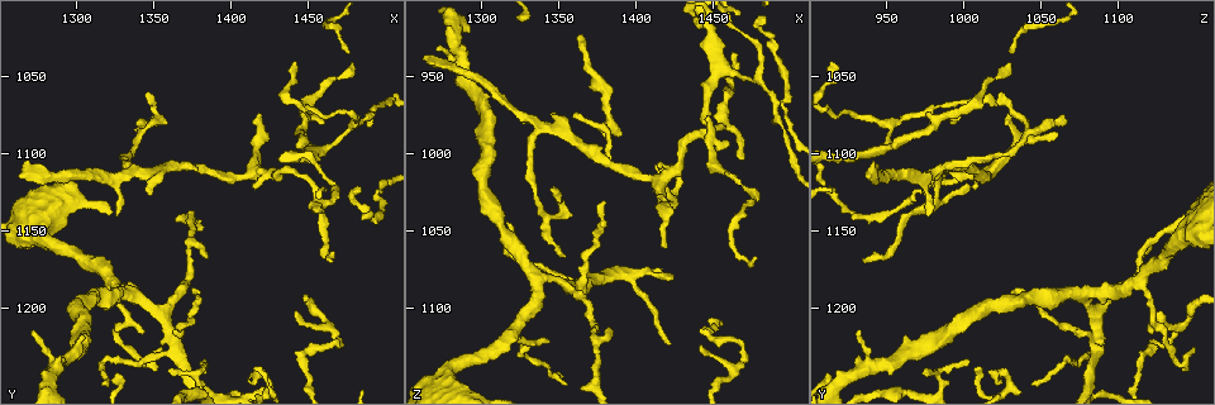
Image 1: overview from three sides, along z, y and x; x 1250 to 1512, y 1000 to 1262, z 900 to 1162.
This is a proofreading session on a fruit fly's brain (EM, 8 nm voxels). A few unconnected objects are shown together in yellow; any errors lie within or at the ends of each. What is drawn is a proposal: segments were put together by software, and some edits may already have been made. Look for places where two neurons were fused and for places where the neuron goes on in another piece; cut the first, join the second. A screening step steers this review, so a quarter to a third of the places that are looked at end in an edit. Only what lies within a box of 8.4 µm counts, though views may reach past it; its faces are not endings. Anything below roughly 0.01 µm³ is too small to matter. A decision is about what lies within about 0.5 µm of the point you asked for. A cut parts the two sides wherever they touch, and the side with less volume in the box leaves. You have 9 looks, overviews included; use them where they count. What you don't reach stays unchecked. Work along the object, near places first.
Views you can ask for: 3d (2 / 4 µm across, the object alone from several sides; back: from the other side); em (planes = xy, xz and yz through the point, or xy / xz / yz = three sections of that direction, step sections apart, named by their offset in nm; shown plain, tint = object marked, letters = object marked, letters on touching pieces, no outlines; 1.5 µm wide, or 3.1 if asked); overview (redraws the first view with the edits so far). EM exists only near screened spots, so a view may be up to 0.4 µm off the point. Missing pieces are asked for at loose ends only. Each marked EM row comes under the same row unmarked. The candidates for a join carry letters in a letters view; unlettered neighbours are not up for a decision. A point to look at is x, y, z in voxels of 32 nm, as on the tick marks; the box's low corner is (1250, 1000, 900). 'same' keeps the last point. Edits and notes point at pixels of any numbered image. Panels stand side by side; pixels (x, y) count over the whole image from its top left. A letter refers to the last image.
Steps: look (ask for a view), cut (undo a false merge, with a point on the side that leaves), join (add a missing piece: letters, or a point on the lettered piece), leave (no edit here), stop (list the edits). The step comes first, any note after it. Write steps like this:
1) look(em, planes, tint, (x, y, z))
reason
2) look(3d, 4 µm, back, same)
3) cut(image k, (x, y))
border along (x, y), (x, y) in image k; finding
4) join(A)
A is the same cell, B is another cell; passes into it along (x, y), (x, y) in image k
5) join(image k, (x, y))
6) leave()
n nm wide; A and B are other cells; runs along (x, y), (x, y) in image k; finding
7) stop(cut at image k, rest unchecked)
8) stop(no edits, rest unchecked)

look(em, xy, step 8, letters, (1466, 1052, 1020))
branch stops here

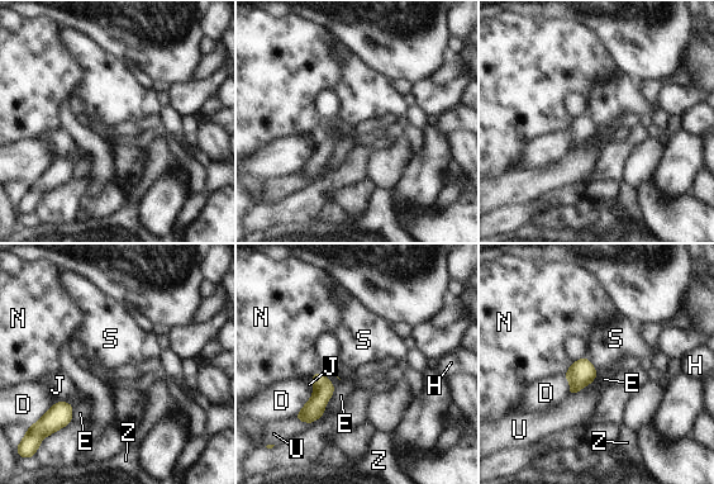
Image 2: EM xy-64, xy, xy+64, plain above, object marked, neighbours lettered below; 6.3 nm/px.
leave()
D, E, H, J, N, S, U and Z are other cells; border along (313, 392), (312, 397), (295, 414) in image 2; no lettered piece goes on from it

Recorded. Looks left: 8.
look(em, xy, step 8, letters, (1470, 1120, 1002))
thin end

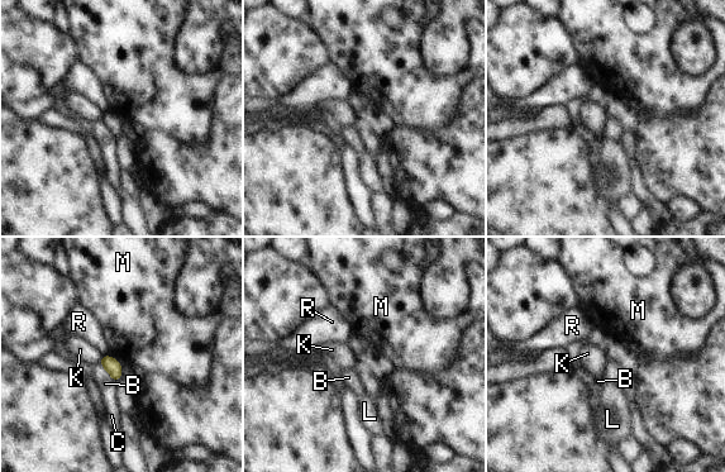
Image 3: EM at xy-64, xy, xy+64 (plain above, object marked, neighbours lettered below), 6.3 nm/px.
leave()
B, C, K, L, M and R are other cells; border along (106, 353), (120, 362) in image 3; no lettered piece goes on from it

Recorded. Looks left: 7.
look(em, planes, letters, (1480, 1082, 952))
three arms meet

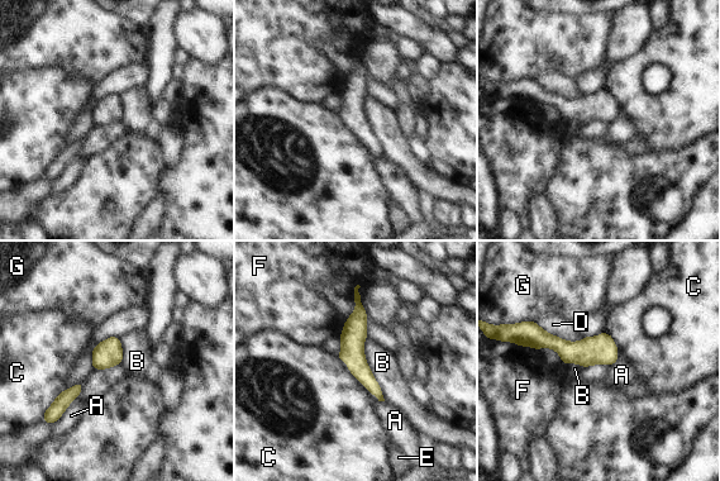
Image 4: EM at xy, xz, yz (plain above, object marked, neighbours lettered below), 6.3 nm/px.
leave()
A, B, C, D, E, F and G are other cells; runs along (356, 294), (356, 362), (377, 393) in image 4; continuous, no second neuron

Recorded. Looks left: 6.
look(em, yz, step 4, tint, (1418, 1074, 1030))
tapers out

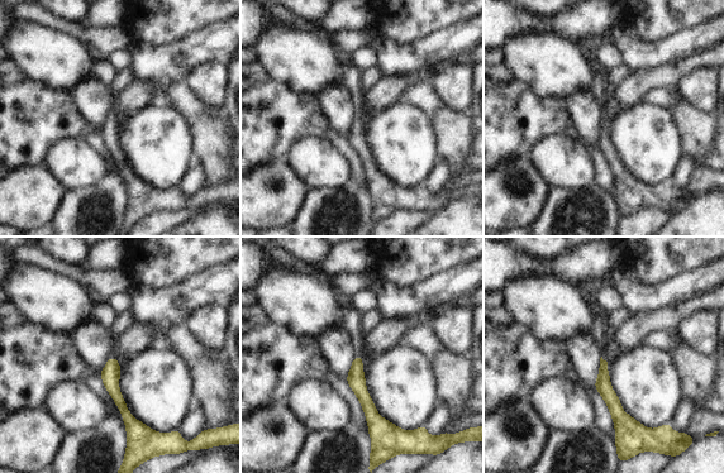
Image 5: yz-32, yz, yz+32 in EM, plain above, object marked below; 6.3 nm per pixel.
look(em, yz, step 4, letters, same)
see the neighbours

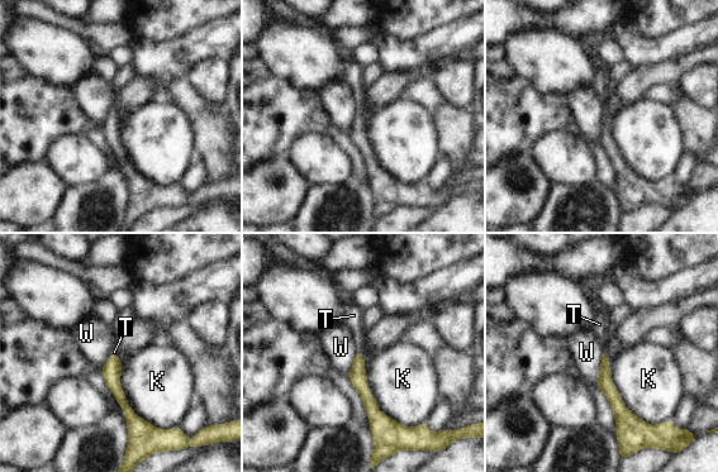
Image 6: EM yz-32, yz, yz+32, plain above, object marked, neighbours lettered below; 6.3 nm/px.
join(T)
T is the same cell, K and W are other cells; passes into it along (604, 381), (608, 362), (599, 324) in image 6; it goes on there

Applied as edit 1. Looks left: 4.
stop(join at image 6, rest unchecked)

